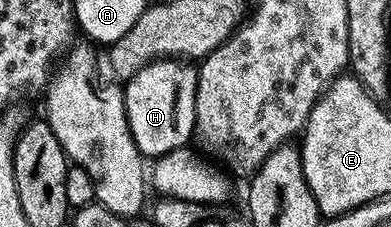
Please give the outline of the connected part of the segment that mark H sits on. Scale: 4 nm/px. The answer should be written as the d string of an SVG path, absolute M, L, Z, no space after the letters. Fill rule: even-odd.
M187 60L150 62L145 68L138 70L132 78L126 79L123 91L125 112L133 140L142 152L144 159L154 160L162 154L182 150L192 141L195 133L195 97L197 96L198 83L199 71Z

